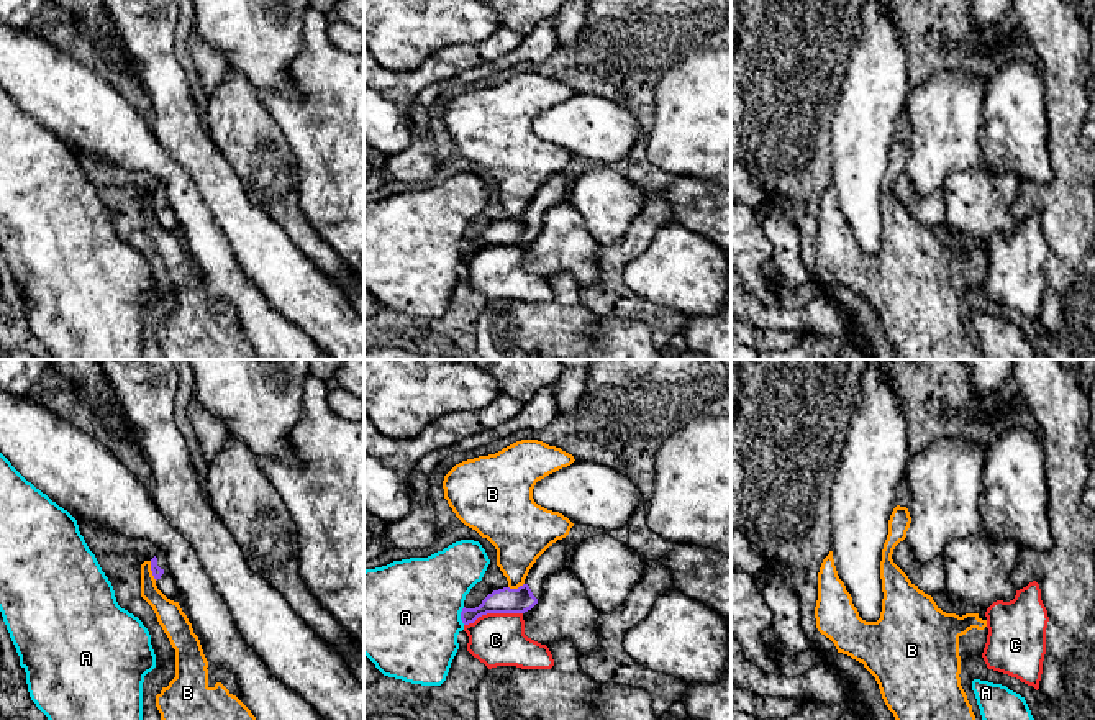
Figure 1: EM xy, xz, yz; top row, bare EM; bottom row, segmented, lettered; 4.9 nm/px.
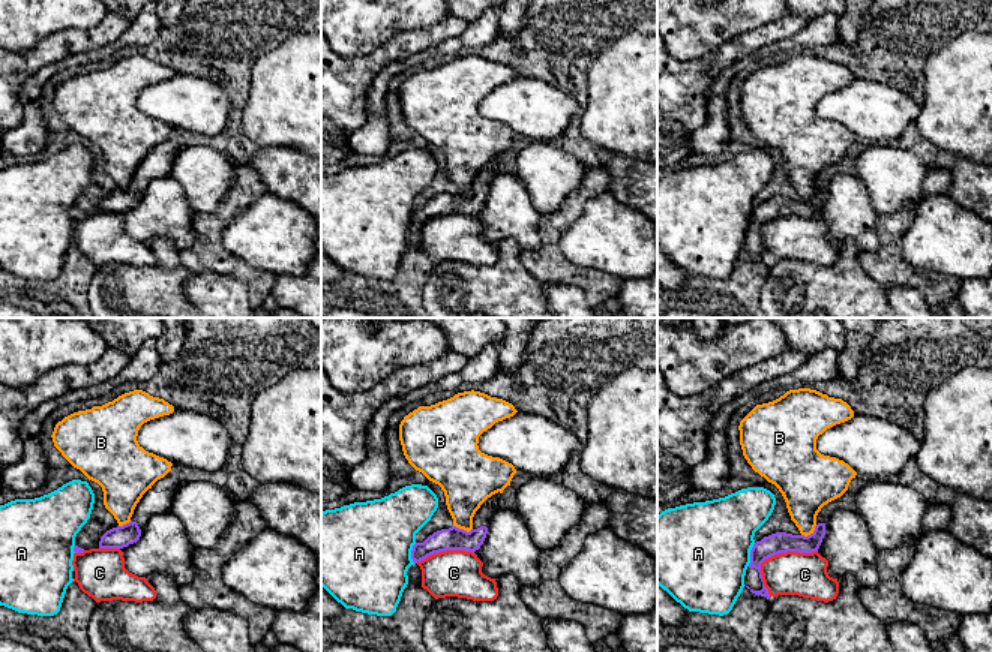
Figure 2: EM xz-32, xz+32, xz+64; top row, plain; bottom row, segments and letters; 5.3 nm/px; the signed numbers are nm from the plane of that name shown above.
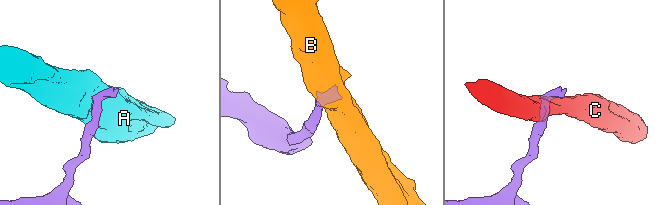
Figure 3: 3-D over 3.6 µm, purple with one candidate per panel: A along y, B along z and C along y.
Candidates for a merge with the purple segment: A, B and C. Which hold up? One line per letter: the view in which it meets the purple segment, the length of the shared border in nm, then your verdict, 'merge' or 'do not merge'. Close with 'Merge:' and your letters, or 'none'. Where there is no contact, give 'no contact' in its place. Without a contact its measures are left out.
A: meets purple in xz; contact 90 nm long; do not merge
B: meets purple in xy; contact 100 nm long; do not merge
C: meets purple in xz; contact 300 nm long; do not merge
Merge: none

